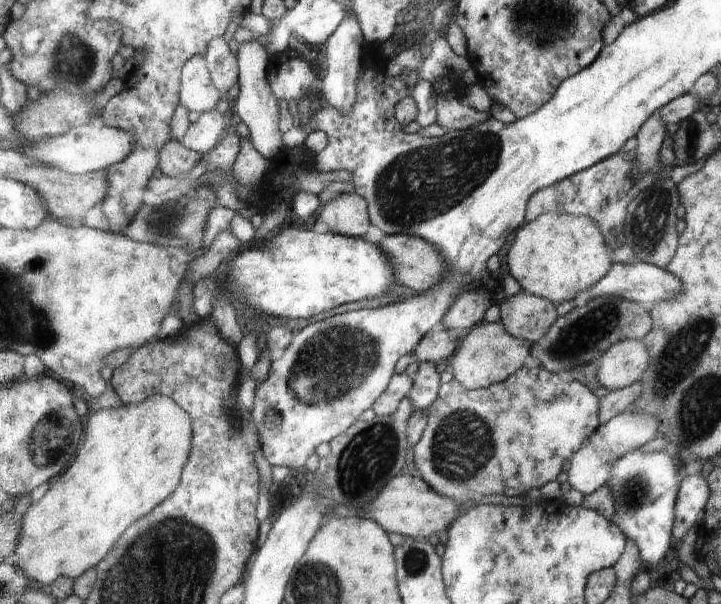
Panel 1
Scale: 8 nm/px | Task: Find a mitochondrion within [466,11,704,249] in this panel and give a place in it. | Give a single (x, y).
(692, 138)

